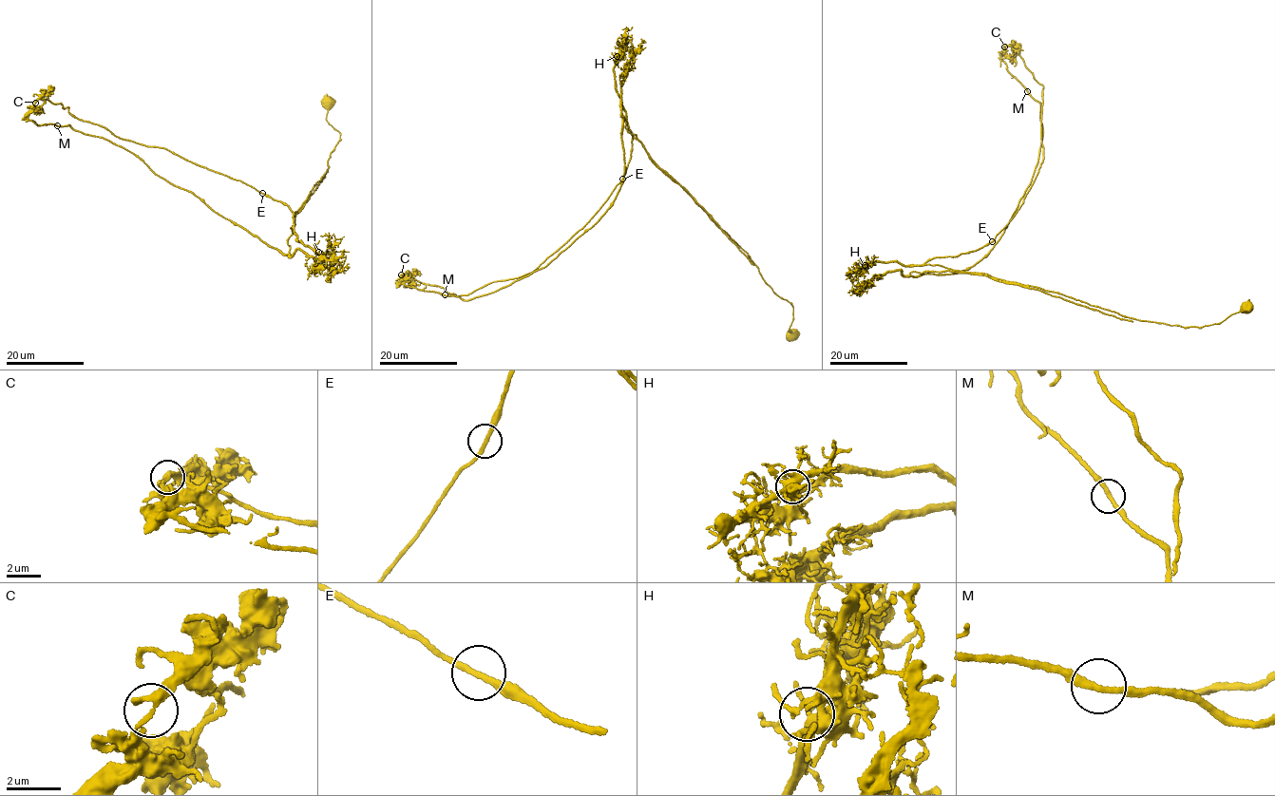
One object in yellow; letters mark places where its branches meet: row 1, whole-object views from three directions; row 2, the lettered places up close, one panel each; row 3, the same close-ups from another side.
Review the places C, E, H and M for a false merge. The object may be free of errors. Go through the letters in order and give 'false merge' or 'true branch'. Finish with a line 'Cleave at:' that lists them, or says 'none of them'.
C: false merge
E: true branch
H: true branch
M: true branch
Cleave at: C

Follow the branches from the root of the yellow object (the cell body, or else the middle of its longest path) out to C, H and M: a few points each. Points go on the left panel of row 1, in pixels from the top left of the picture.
C: (329, 104), (326, 120), (340, 137), (294, 232), (284, 203), (239, 180), (120, 139), (60, 104), (35, 103)
H: (329, 104), (326, 120), (340, 138), (330, 155), (328, 172), (291, 228), (300, 242), (318, 252)
M: (329, 104), (326, 120), (340, 137), (328, 172), (295, 215), (285, 255), (131, 152), (57, 125)

